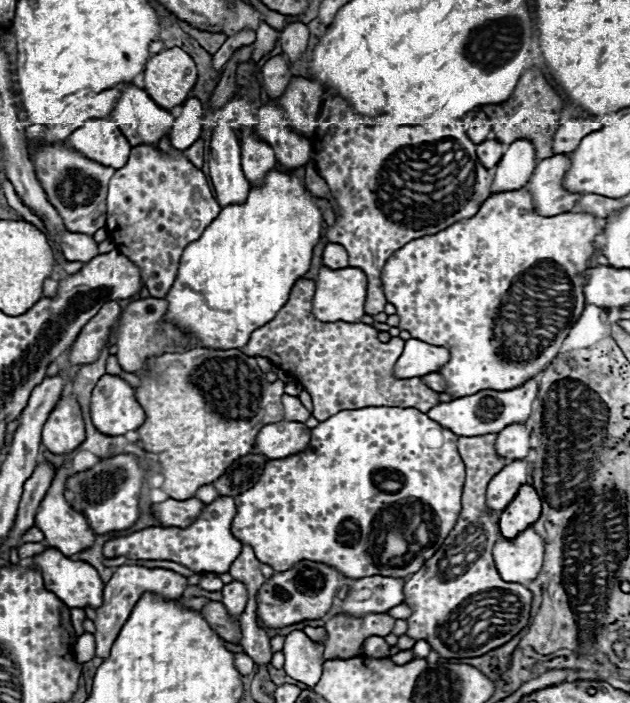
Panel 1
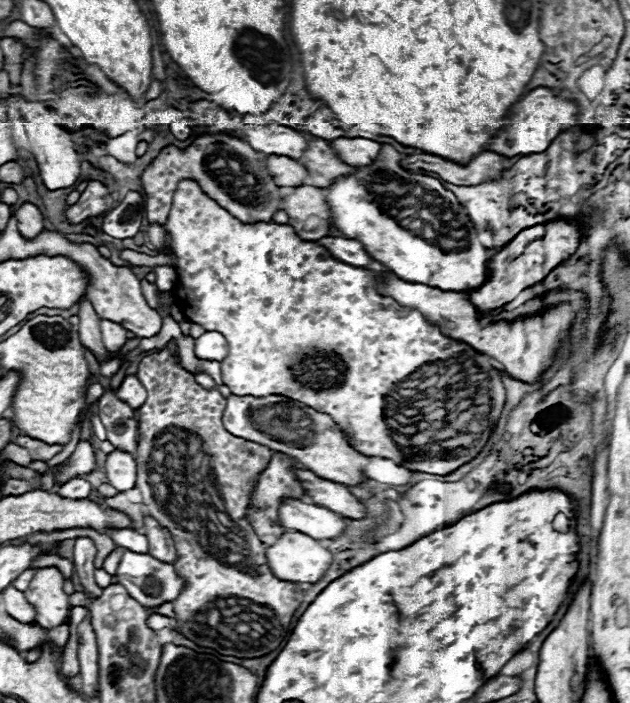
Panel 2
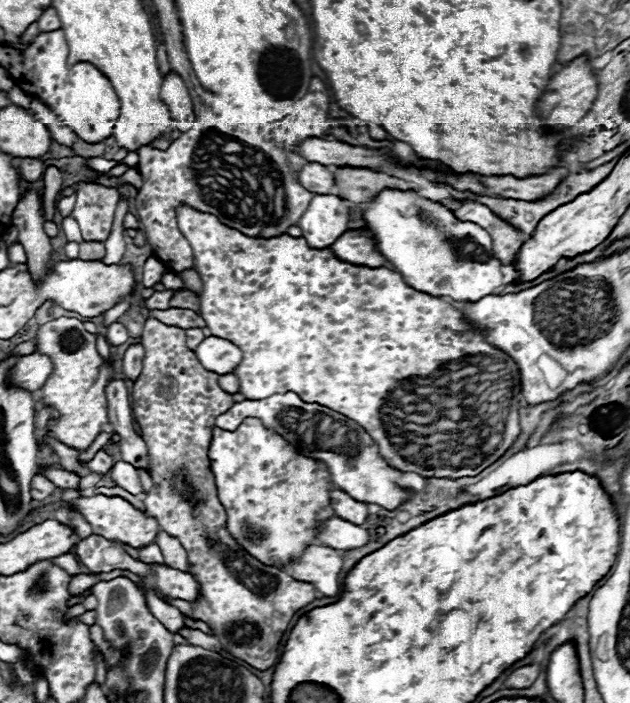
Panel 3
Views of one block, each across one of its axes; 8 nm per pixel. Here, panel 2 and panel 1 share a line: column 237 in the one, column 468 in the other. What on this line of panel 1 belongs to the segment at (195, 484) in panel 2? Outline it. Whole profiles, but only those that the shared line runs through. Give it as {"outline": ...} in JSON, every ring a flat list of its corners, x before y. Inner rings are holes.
{"outline":[[484,434,484,436,470,436,470,438,458,438,458,450,460,450,460,456,462,456,462,460,464,460,464,464,466,464,466,482,464,482,464,488,462,488,462,508,460,508,460,514,458,514,458,520,456,520,456,526,452,528,452,532,448,534,448,538,444,540,444,544,438,548,438,552,416,572,416,574,412,574,408,580,406,580,406,586,404,586,404,594,406,594,406,602,410,602,410,606,414,606,414,614,408,618,408,636,410,638,414,638,414,640,426,640,430,646,432,646,432,650,436,650,442,658,446,659,460,659,460,658,474,658,476,656,482,656,482,654,486,654,486,652,490,652,490,650,494,650,494,648,498,648,498,646,502,646,502,644,506,644,510,638,514,638,522,628,526,628,526,624,528,624,528,618,530,618,530,602,532,602,532,592,526,588,526,586,522,586,522,584,516,584,516,582,504,582,500,576,498,576,498,572,496,572,496,566,494,566,494,560,492,560,492,548,494,548,494,544,498,542,498,540,502,540,502,534,500,534,500,528,498,528,498,512,494,512,494,510,490,510,488,508,488,504,486,504,486,488,488,488,488,482,490,482,490,478,494,476,494,474,498,474,498,470,502,470,502,466,506,466,506,460,502,458,502,456,498,456,496,454,496,448,494,448,494,444,496,444,496,436,498,434],[480,592,480,594,478,594],[520,598,526,598,528,602,524,604],[462,602,462,604,460,604],[456,608,456,610,454,610],[452,612,452,614,450,614],[476,624,480,624,480,626,484,626,480,632,476,632],[484,624,490,624,488,628,484,626],[442,626,442,634,444,634,444,638,448,638,448,642,454,642,454,644,462,644,462,649,458,652,454,652,454,648,450,648,450,646,446,646,442,640,440,640,440,636,438,636,438,628]]}

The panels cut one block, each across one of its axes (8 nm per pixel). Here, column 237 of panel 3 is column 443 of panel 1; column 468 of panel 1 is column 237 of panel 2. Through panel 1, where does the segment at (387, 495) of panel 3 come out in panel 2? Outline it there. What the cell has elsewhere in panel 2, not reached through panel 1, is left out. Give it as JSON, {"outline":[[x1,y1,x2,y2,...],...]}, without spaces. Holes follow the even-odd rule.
{"outline":[[276,394,266,398,228,396,228,406,224,410,222,422,230,434,246,438,250,442,258,442,274,452,282,452,290,458,296,458,298,462,302,462,304,468,312,470,316,476,324,480,346,486,358,486,364,480,364,466,368,464,368,458,356,452,346,442,344,434,330,416,308,408,302,402,282,398]]}

